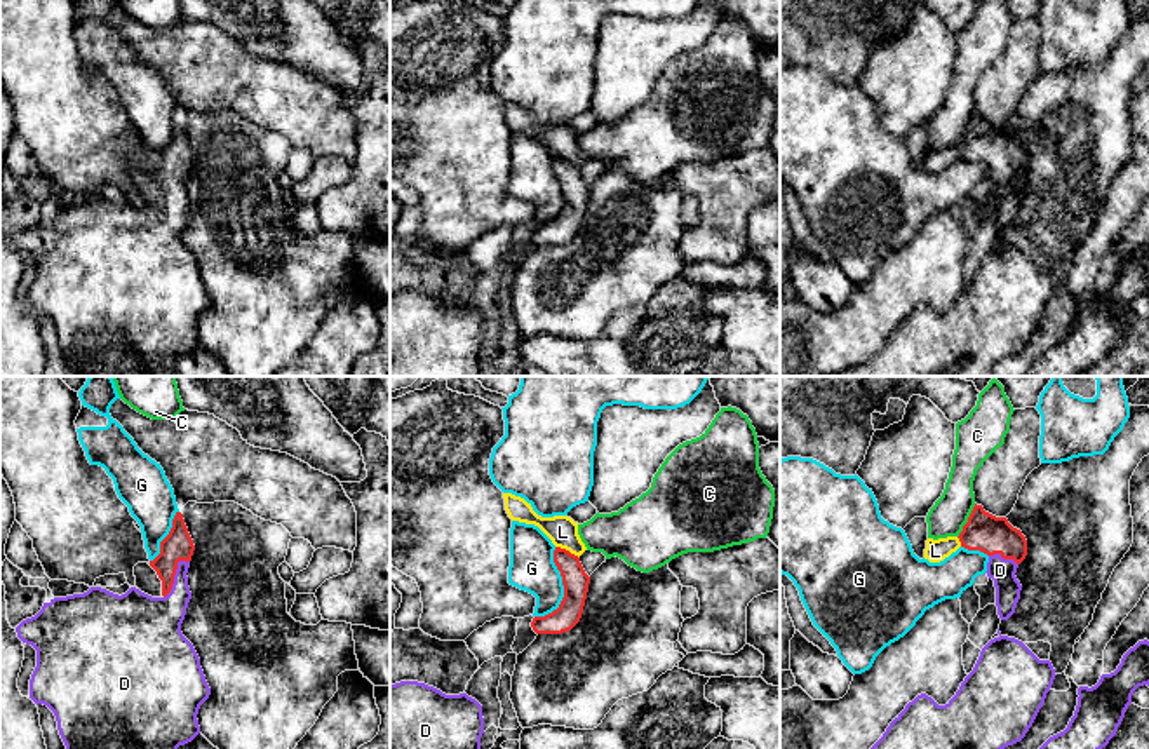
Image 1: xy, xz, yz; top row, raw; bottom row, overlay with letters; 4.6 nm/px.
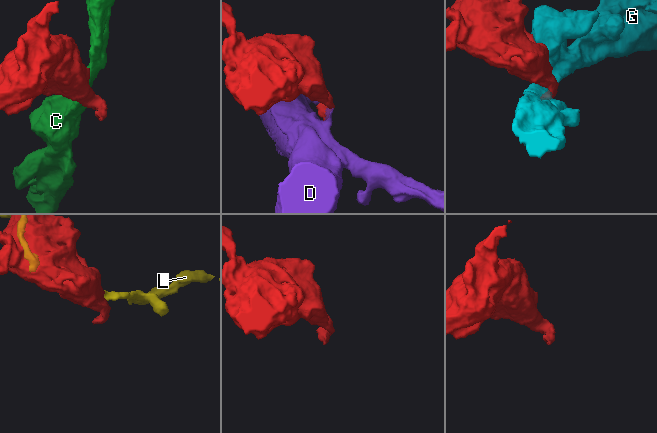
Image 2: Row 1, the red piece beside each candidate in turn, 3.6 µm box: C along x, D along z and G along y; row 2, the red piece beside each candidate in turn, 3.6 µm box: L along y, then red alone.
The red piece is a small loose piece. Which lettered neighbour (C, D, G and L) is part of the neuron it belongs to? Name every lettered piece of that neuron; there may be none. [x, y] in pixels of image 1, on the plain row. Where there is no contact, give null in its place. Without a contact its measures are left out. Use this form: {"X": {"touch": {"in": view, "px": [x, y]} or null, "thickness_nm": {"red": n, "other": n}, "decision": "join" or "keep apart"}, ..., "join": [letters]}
{"C": {"touch": {"in": "yz", "px": [968, 131]}, "thickness_nm": {"red": 180, "other": 170}, "decision": "keep apart"}, "D": {"touch": {"in": "xy", "px": [174, 183]}, "thickness_nm": {"red": 140, "other": 240}, "decision": "join"}, "G": {"touch": {"in": "xz", "px": [564, 199]}, "thickness_nm": {"red": 120, "other": 220}, "decision": "keep apart"}, "L": {"touch": {"in": "xz", "px": [568, 161]}, "thickness_nm": {"red": 120, "other": 140}, "decision": "keep apart"}, "join": ["D"]}

